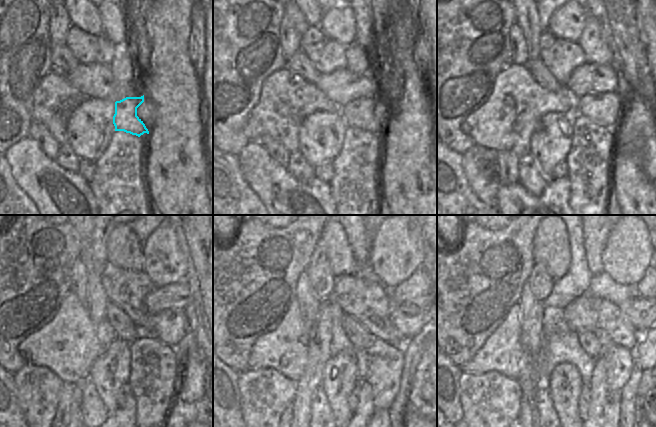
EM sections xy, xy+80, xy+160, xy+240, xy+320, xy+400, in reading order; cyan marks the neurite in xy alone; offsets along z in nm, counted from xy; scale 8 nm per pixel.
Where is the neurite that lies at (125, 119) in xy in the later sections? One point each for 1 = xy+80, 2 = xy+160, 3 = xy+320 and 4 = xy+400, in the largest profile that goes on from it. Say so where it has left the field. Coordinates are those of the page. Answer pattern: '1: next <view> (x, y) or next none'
1: next xy+80 (369, 114)
2: next xy+160 (604, 109)
3: next xy+320 (409, 320)
4: next xy+400 (640, 311)

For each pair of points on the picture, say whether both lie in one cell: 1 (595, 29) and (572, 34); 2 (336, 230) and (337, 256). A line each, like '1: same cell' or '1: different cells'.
1: different cells
2: same cell

